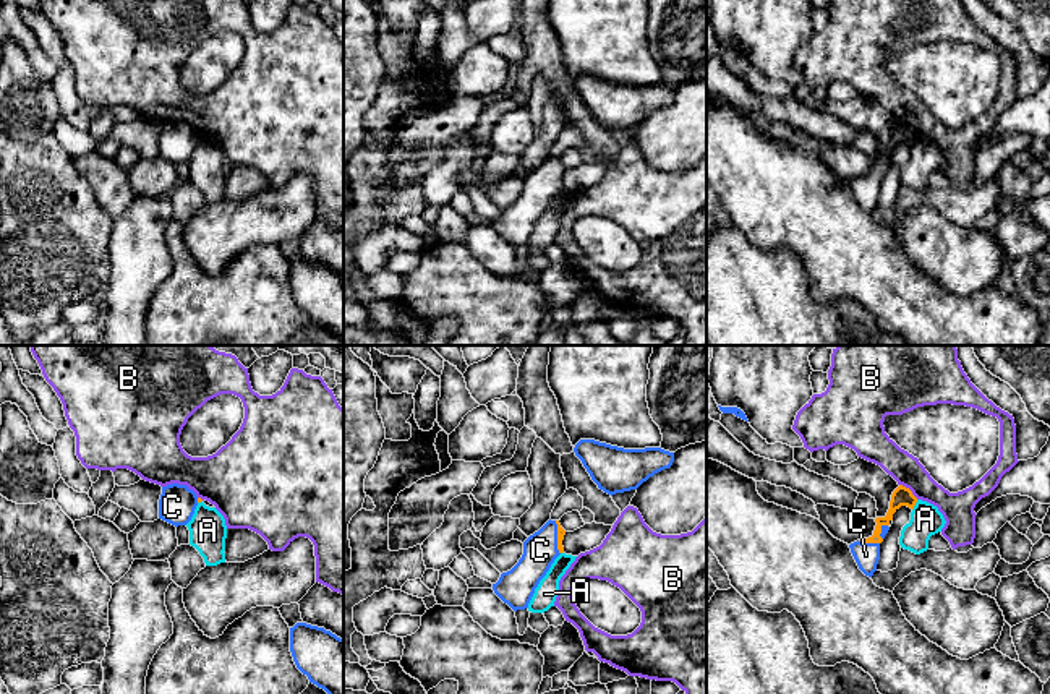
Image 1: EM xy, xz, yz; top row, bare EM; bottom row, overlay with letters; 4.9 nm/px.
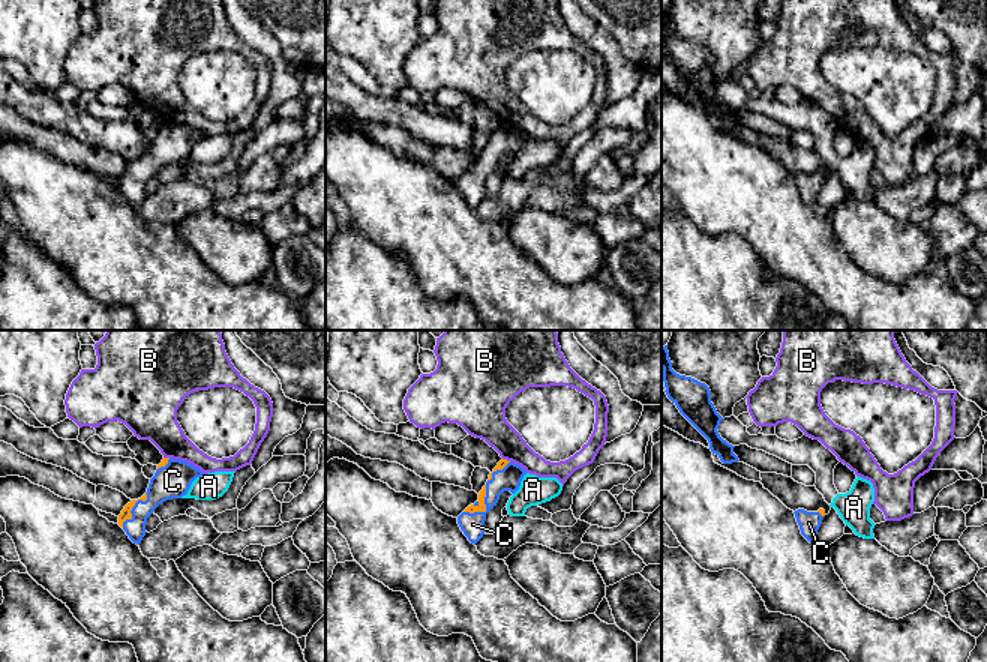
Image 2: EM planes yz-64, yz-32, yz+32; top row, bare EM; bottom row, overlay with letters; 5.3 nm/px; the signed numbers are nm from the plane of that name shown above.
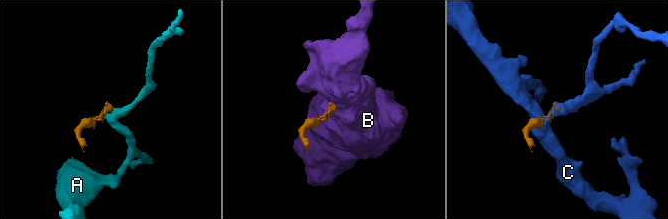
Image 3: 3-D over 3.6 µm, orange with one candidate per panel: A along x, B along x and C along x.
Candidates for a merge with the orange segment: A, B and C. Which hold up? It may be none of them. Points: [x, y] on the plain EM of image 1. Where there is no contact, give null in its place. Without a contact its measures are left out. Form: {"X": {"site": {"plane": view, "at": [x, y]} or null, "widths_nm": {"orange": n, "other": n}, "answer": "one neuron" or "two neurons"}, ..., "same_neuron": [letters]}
{"A": {"site": {"plane": "yz", "at": [914, 141]}, "widths_nm": {"orange": 100, "other": 160}, "answer": "two neurons"}, "B": {"site": {"plane": "yz", "at": [909, 127]}, "widths_nm": {"orange": 100, "other": 160}, "answer": "two neurons"}, "C": {"site": {"plane": "xz", "at": [558, 174]}, "widths_nm": {"orange": 50, "other": 170}, "answer": "one neuron"}, "same_neuron": ["C"]}

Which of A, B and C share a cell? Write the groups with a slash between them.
A / B / C

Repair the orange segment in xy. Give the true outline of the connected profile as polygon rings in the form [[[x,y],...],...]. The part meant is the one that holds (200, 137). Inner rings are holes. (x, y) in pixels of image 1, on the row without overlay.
[[[172,120],[162,123],[162,131],[159,136],[159,156],[175,164],[186,162],[201,138],[203,136],[198,135],[196,130],[186,122]]]

